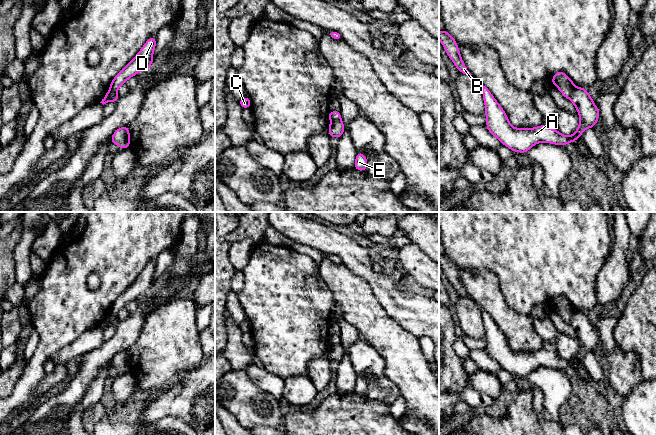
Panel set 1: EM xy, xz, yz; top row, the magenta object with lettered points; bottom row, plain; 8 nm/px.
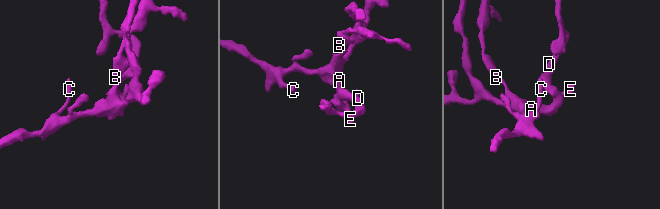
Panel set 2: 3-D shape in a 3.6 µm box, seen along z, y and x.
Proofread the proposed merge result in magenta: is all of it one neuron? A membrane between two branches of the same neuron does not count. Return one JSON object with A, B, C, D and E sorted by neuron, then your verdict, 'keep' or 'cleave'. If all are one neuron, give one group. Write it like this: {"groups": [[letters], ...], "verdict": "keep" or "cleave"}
{"groups": [["A", "B", "C", "E"], ["D"]], "verdict": "cleave"}

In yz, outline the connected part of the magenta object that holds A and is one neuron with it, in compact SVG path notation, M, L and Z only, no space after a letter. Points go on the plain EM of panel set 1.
M481 310L487 342L486 352L513 376L527 377L532 370L540 366L560 370L573 367L580 363L585 353L594 352L599 342L599 332L593 327L587 313L574 311L570 324L579 337L580 347L571 360L564 360L557 353L550 353L544 348L535 352L514 352L488 312Z

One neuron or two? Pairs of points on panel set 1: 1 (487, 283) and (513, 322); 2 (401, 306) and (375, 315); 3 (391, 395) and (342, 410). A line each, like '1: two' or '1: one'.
1: one
2: two
3: two

